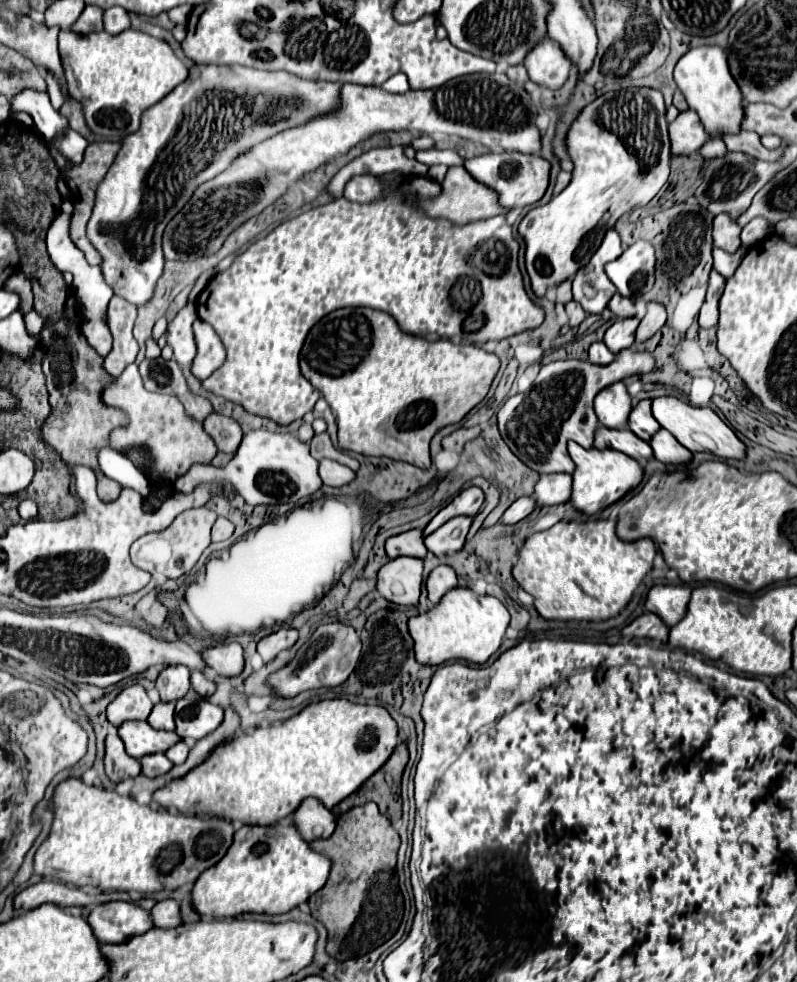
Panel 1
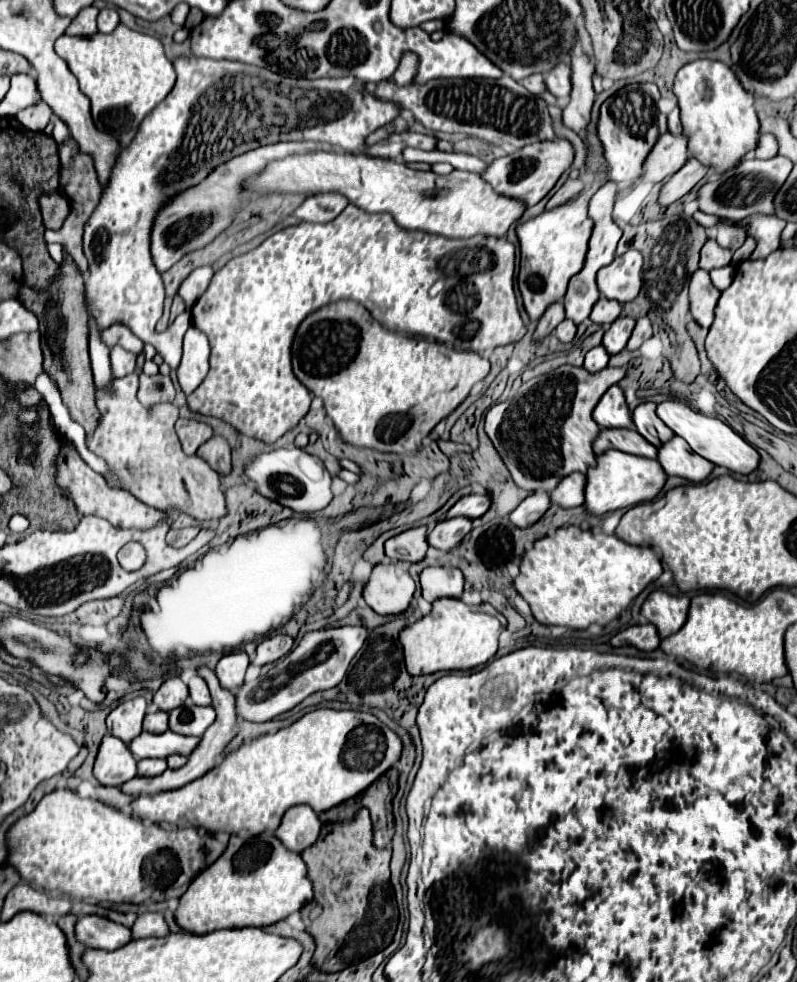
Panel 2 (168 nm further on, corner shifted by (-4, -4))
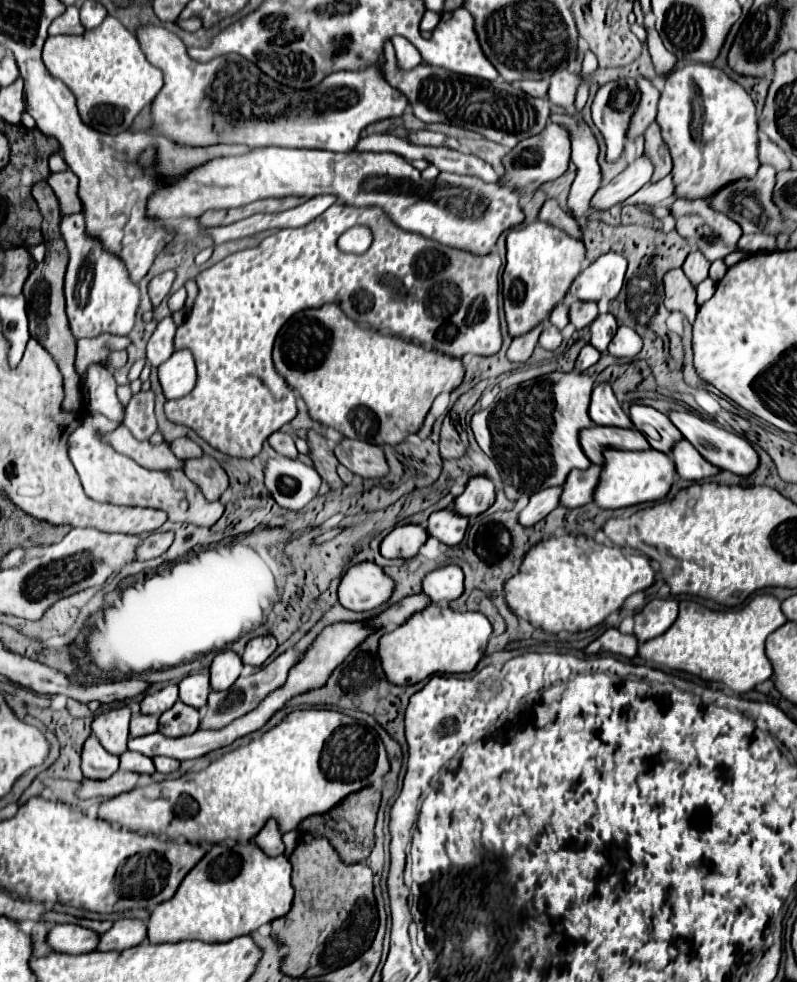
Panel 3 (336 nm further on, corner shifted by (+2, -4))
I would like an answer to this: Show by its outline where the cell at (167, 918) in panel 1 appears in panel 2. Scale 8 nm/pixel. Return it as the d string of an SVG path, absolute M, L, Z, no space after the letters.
M142 913L138 915L136 923L132 925L134 939L142 937L166 937L170 933L168 923L162 913Z

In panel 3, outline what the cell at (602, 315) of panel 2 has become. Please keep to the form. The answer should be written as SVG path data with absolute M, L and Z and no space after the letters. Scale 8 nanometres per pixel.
M574 301L574 303L570 305L570 311L568 311L568 319L570 319L570 323L572 323L576 329L588 327L590 321L594 321L596 315L598 315L596 303L590 303L590 301Z

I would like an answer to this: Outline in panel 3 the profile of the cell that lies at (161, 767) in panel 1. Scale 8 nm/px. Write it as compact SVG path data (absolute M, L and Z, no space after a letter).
M126 751L126 753L120 755L120 769L134 771L134 773L140 773L140 775L152 775L156 771L150 757L134 753L134 751Z

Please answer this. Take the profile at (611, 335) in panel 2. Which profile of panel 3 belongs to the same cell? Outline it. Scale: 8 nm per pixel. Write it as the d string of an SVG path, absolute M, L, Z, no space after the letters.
M600 313L600 315L590 323L590 335L592 335L590 343L592 343L600 353L604 353L606 347L608 347L608 343L612 341L616 329L618 329L618 323L616 323L614 315L612 315L612 313Z

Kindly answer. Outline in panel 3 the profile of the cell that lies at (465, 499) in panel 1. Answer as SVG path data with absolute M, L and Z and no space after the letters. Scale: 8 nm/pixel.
M476 475L468 481L464 493L456 497L454 511L464 517L476 517L494 503L494 497L494 483L484 475Z

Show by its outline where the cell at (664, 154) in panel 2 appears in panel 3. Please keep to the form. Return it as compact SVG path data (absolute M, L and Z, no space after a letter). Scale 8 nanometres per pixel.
M638 157L618 177L614 177L610 183L602 185L594 193L594 197L590 199L590 207L594 211L614 207L616 203L622 203L624 199L634 195L642 185L650 181L650 177L652 177L652 163L646 157Z

